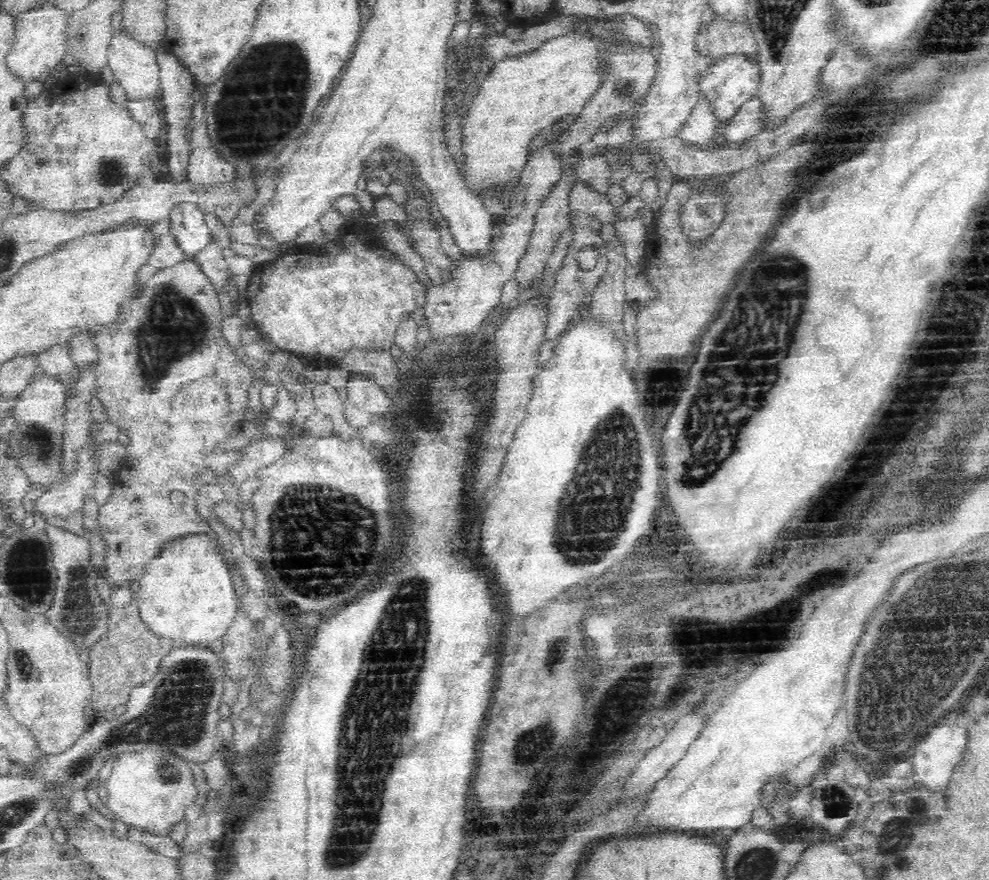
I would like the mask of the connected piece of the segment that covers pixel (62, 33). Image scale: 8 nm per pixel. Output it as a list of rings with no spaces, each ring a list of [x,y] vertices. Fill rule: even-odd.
[[[41,3],[34,9],[26,10],[15,18],[12,48],[6,54],[6,67],[10,74],[24,78],[30,83],[34,79],[44,79],[60,66],[66,56],[66,26],[69,14],[58,8]]]

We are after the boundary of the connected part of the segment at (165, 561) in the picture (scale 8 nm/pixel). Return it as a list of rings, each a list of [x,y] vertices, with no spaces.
[[[196,532],[175,538],[164,545],[160,554],[145,567],[140,578],[138,592],[133,600],[139,608],[142,620],[160,637],[171,638],[177,645],[218,646],[236,618],[239,610],[238,594],[234,592],[234,574],[229,561],[220,549],[220,541],[209,532]]]

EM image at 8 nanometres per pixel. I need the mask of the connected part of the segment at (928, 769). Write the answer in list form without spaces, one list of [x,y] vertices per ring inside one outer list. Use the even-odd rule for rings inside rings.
[[[942,726],[942,728],[934,728],[928,732],[928,736],[920,742],[916,742],[918,746],[914,746],[912,751],[912,777],[916,786],[926,788],[935,793],[945,793],[950,778],[954,774],[954,768],[958,766],[958,762],[962,760],[964,749],[967,745],[967,727],[958,726]]]

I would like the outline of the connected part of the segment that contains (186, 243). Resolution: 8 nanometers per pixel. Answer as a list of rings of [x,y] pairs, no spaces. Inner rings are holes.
[[[181,202],[168,214],[171,222],[170,233],[174,234],[180,248],[191,258],[212,242],[204,213],[194,203]]]

